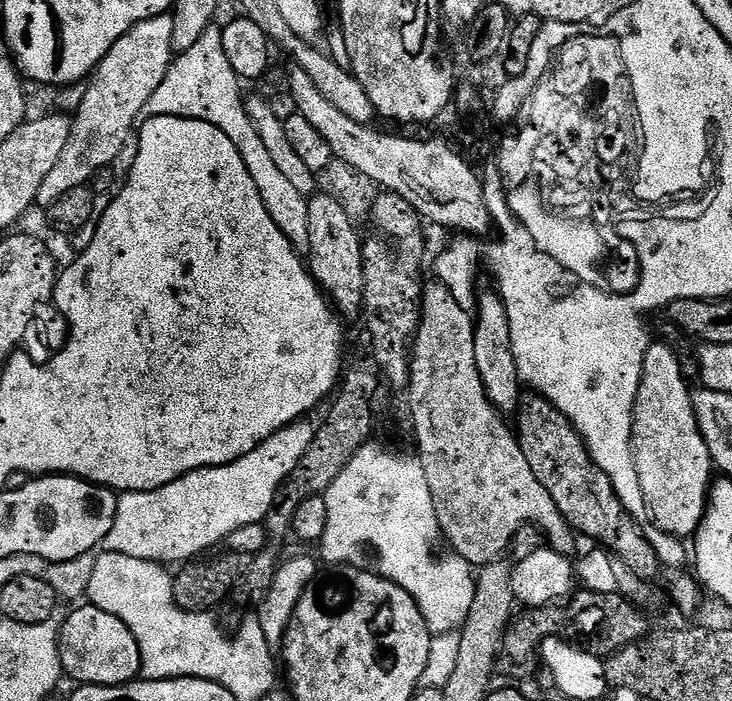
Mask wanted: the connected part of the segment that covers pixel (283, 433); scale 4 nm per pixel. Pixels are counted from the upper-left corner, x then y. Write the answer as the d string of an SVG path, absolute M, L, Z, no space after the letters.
M301 418L295 424L278 430L278 434L266 438L266 442L250 450L250 454L226 466L191 472L158 490L119 493L118 514L114 514L114 527L110 529L110 534L106 534L103 551L121 552L130 558L142 558L165 566L173 566L172 564L176 563L179 565L203 553L200 551L208 544L208 532L227 534L242 526L263 522L274 502L274 494L278 494L284 479L292 473L294 466L298 466L298 462L302 462L302 454L306 454L310 442L314 442L317 425L311 424L310 421L311 419Z

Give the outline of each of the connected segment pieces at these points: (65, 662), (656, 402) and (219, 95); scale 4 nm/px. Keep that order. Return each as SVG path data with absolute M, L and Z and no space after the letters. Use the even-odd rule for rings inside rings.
M89 604L77 605L66 618L64 624L59 627L59 654L61 671L76 680L75 683L92 685L122 685L139 677L141 668L141 651L138 650L137 639L130 633L120 618L114 614L109 614L104 610L99 610Z
M649 343L632 411L632 457L651 523L671 536L692 538L700 529L704 509L708 507L714 465L700 433L692 392L684 376L686 369L671 344Z
M213 26L190 46L190 50L179 53L168 68L166 78L162 78L162 86L150 94L150 102L146 102L144 116L177 116L210 122L234 146L238 146L238 154L242 154L242 162L250 170L250 178L254 178L254 186L258 186L258 194L262 194L262 202L266 210L270 210L270 218L278 222L278 228L301 254L310 250L310 214L308 213L309 197L303 196L278 170L270 152L266 150L255 129L255 122L247 116L244 108L245 93L240 93L242 81L234 74L230 61L226 59L226 50L222 50L222 31Z

